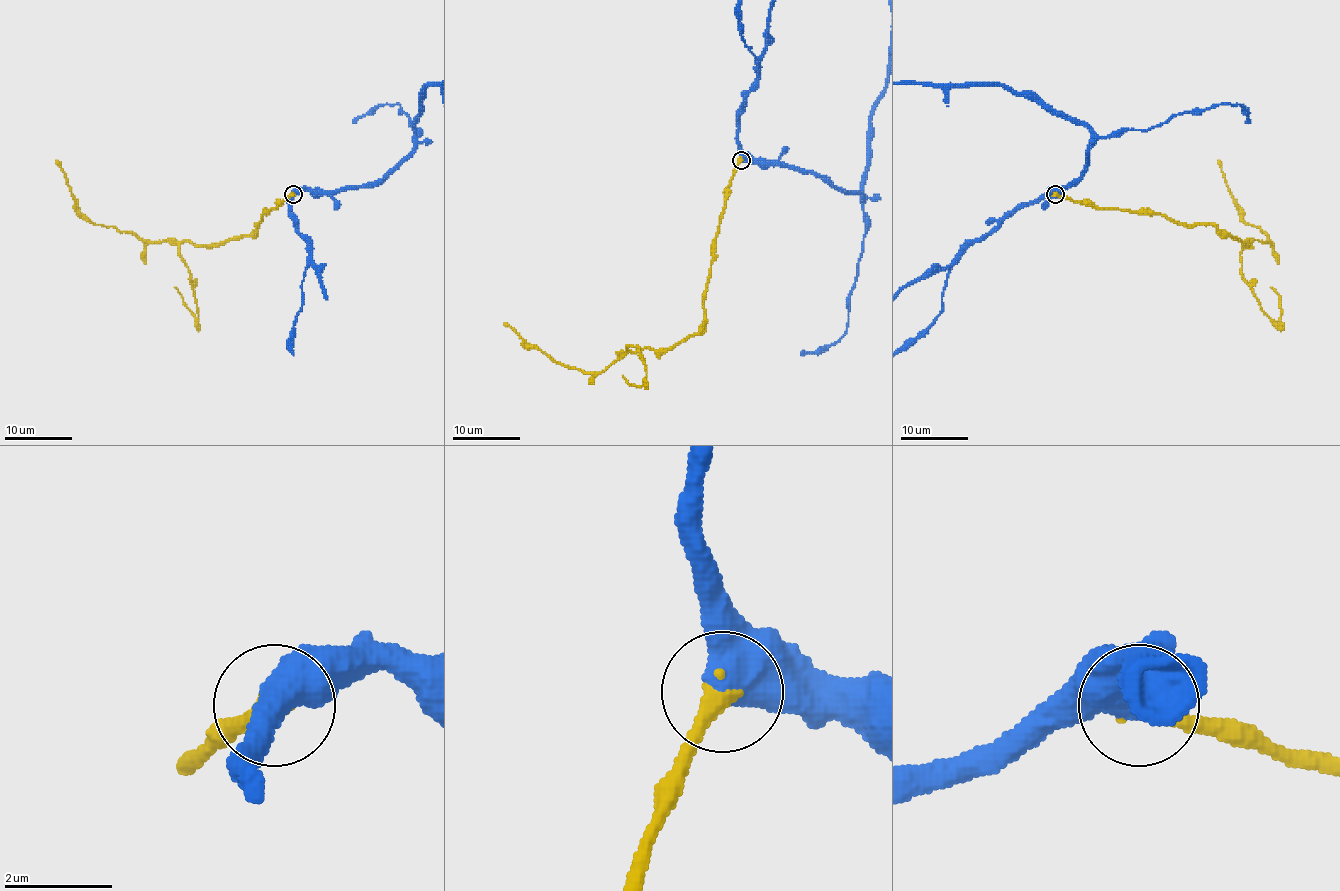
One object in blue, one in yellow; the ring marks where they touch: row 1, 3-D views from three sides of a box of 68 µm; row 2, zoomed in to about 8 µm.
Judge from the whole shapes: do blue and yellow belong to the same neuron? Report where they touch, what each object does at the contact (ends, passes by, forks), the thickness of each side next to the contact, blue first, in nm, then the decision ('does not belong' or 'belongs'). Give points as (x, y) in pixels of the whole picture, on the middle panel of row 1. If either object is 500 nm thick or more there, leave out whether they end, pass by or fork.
(741, 160) | 650/360 nm | belongs

